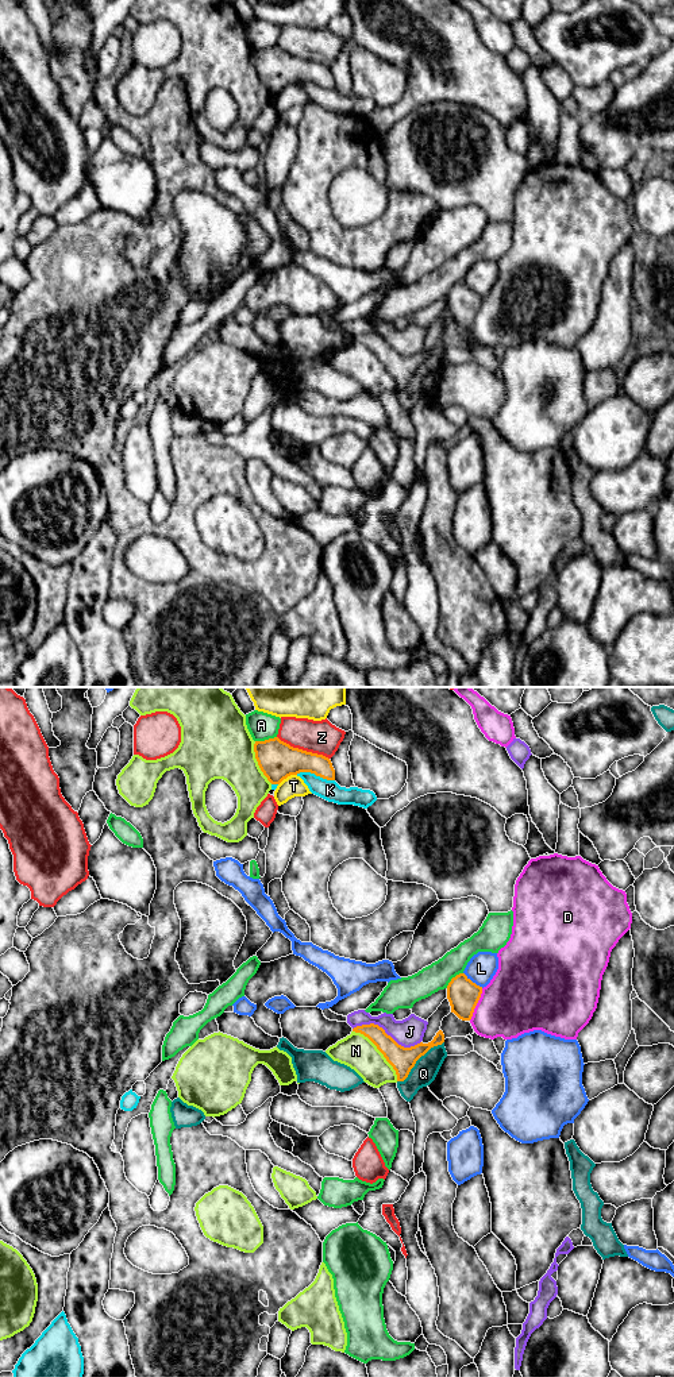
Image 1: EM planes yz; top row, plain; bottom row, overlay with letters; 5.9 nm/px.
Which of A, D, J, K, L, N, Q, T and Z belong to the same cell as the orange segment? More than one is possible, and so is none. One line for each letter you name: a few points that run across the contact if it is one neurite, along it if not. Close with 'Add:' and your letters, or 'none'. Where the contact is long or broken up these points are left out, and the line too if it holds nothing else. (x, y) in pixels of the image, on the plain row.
Add: none

